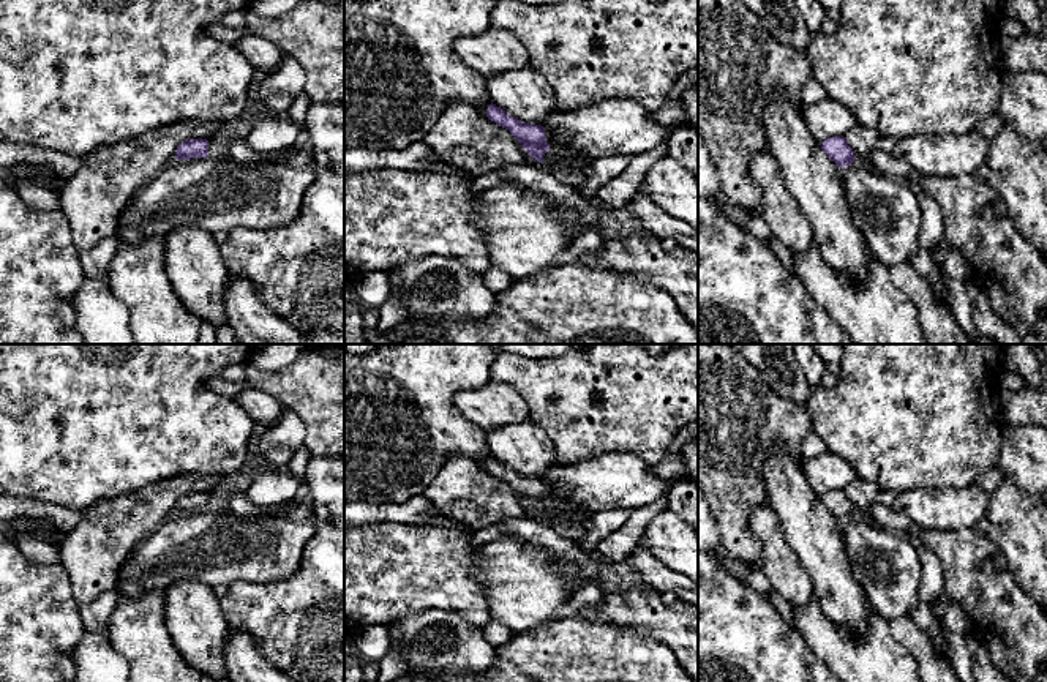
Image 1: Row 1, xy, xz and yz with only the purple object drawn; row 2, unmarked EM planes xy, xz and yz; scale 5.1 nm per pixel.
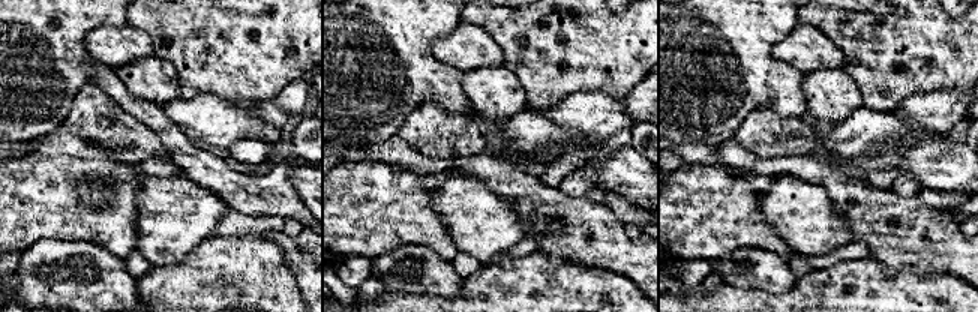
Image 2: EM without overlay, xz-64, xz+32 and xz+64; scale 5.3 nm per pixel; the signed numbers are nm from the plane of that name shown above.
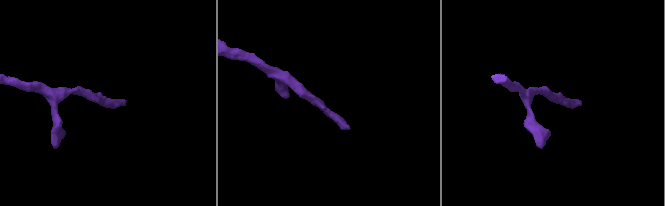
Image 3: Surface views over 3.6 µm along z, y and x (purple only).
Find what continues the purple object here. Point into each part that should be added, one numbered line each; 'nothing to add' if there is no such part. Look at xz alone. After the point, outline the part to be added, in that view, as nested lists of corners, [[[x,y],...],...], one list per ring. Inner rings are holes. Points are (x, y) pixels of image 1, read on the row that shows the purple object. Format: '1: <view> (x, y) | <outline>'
nothing to add

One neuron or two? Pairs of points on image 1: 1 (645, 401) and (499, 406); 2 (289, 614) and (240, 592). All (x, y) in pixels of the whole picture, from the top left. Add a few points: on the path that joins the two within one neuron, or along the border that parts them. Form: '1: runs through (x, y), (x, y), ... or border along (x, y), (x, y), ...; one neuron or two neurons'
1: border along (498, 381), (517, 390), (531, 419); two neurons
2: runs through (277, 614), (253, 605); one neuron

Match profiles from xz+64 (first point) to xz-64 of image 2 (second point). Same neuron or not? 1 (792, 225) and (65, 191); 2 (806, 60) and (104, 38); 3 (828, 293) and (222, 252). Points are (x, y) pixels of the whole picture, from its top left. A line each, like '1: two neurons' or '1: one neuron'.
1: two neurons
2: one neuron
3: one neuron

